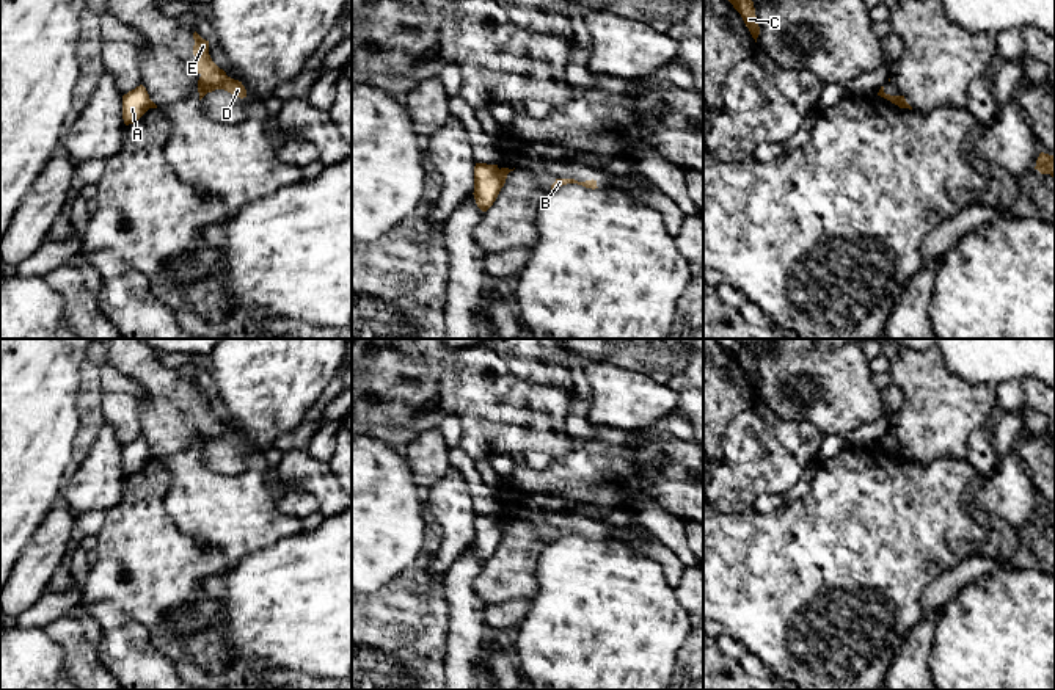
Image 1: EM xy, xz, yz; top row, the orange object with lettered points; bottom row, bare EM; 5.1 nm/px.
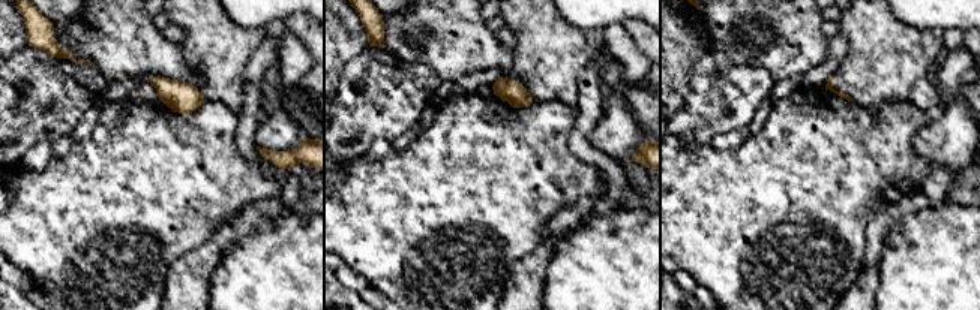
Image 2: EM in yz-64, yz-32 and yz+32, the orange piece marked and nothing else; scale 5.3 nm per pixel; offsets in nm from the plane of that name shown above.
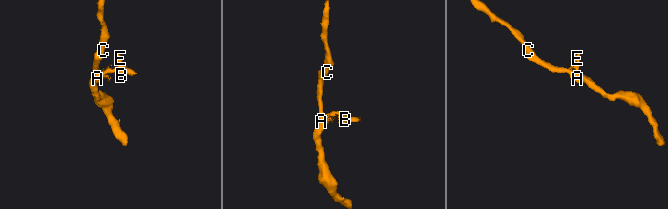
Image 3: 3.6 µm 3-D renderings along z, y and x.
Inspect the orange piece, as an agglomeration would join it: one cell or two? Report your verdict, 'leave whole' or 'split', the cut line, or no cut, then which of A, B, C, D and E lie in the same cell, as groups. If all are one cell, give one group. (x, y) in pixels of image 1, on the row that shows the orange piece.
split; cut xz (498, 170), (501, 187); groups A C / B D E

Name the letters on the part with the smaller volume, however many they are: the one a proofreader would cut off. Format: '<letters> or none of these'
B, D, E

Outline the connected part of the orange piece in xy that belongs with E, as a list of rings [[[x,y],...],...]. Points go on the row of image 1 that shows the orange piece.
[[[196,31],[193,33],[193,39],[195,71],[201,75],[198,80],[199,100],[215,89],[225,89],[240,99],[246,97],[246,89],[242,82],[228,77],[226,72],[212,61],[209,41],[203,39]]]

